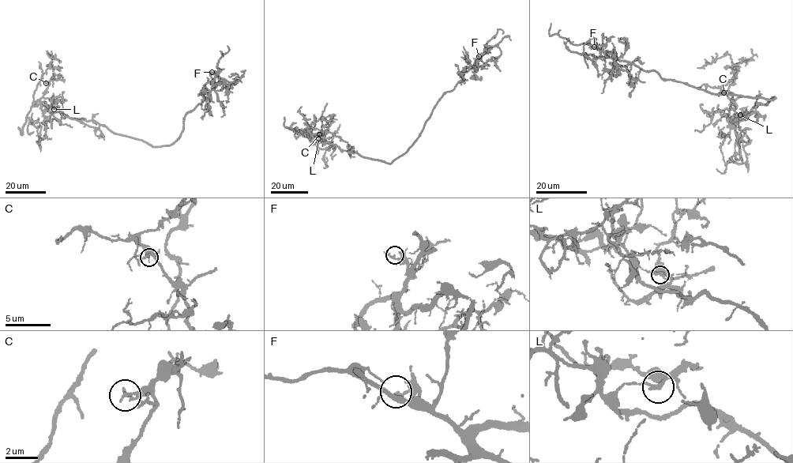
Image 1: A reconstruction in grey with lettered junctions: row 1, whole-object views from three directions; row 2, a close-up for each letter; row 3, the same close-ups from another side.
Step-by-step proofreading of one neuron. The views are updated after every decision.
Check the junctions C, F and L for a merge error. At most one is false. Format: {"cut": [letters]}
{"cut": ["L"]}

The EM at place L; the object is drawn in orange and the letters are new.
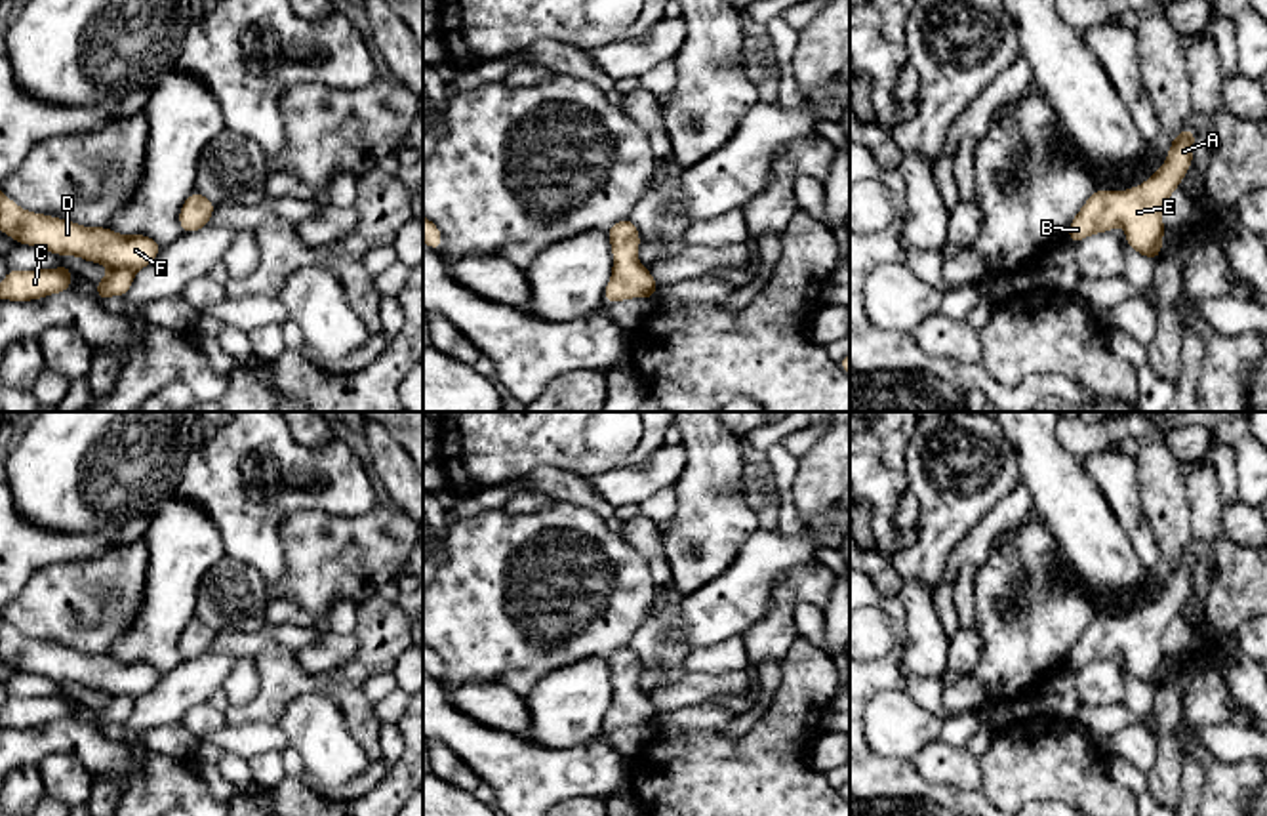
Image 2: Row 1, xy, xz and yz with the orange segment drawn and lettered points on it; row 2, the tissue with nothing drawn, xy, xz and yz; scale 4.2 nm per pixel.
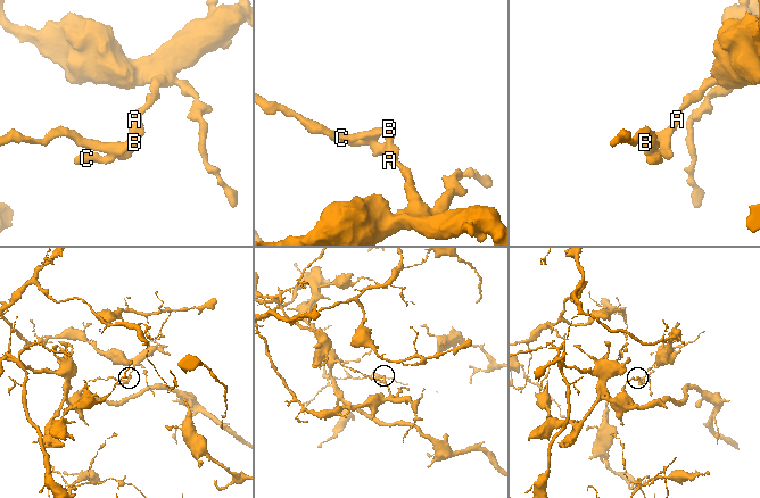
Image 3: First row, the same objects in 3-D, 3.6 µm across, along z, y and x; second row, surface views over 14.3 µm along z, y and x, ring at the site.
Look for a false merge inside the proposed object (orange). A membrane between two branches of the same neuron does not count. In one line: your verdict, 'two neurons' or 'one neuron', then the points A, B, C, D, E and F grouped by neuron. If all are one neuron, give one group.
two neurons; A C E / B D F

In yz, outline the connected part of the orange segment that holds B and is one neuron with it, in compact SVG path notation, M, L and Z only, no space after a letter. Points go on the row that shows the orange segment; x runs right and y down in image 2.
M1096 189L1096 193L1084 202L1069 225L1067 240L1080 242L1090 235L1115 231L1116 221L1107 210L1105 191L1107 189Z

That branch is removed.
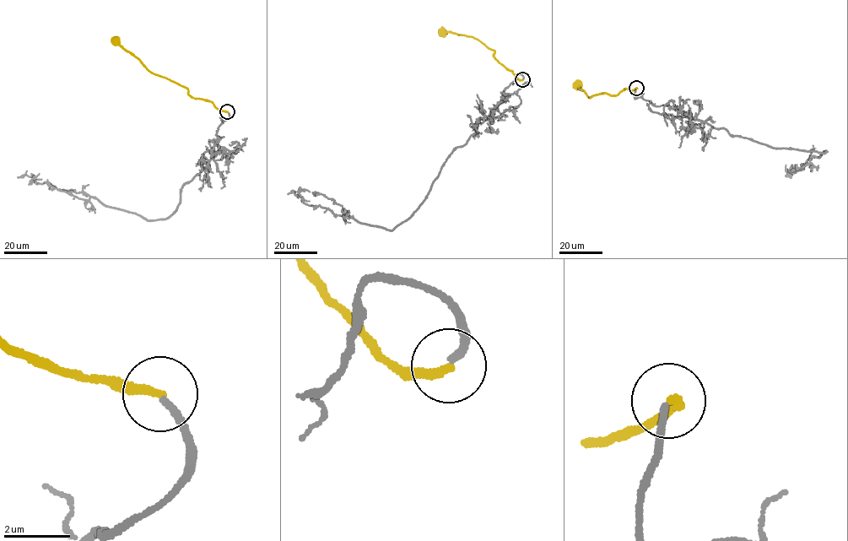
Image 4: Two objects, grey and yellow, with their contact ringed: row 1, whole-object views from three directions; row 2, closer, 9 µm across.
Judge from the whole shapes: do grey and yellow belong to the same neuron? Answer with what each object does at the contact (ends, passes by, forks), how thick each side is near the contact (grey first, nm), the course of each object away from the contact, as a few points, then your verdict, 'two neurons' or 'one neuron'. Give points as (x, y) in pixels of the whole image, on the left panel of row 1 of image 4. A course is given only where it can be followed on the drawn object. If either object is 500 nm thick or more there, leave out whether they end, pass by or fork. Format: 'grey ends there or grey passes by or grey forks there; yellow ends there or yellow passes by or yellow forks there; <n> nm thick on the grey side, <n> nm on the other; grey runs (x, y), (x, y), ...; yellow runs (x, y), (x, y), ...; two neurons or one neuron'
grey ends there; yellow ends there; 200 nm thick on the grey side, 280 nm on the other; grey runs (227, 112), (203, 167), (182, 186), (167, 218), (145, 219), (17, 177); yellow runs (227, 111), (217, 108), (209, 100), (191, 97), (186, 89), (151, 73), (116, 40); two neurons

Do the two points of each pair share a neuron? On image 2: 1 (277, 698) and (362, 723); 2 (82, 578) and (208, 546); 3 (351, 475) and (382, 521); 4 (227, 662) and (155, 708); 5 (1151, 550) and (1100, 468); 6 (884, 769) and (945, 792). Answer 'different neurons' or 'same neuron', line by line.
1: same neuron
2: different neurons
3: different neurons
4: same neuron
5: same neuron
6: same neuron

